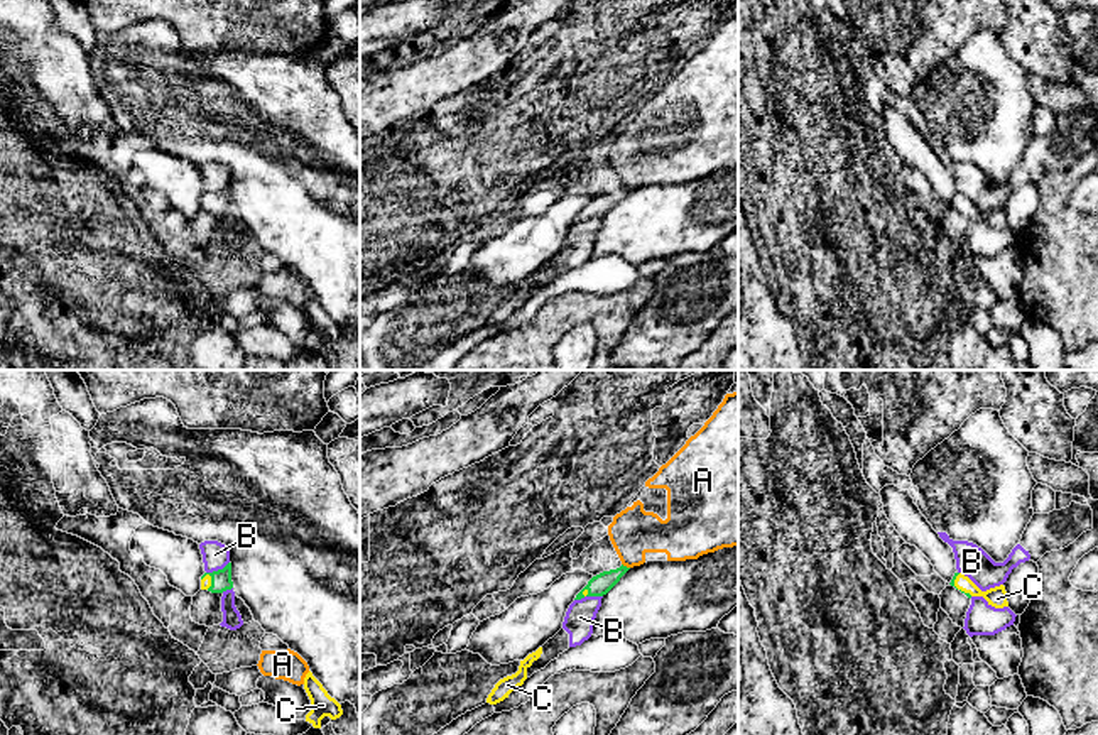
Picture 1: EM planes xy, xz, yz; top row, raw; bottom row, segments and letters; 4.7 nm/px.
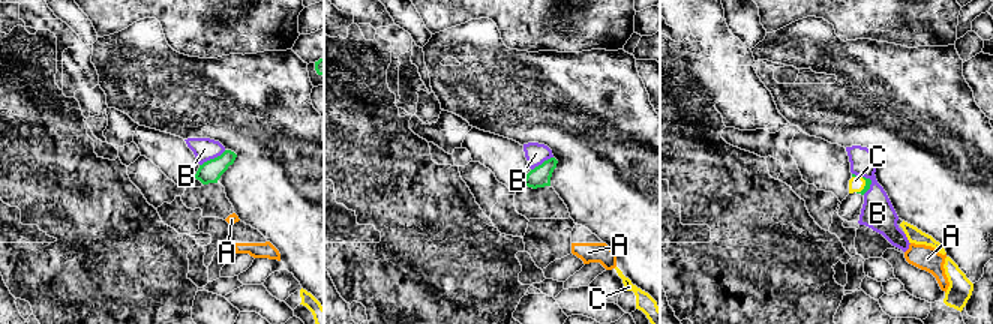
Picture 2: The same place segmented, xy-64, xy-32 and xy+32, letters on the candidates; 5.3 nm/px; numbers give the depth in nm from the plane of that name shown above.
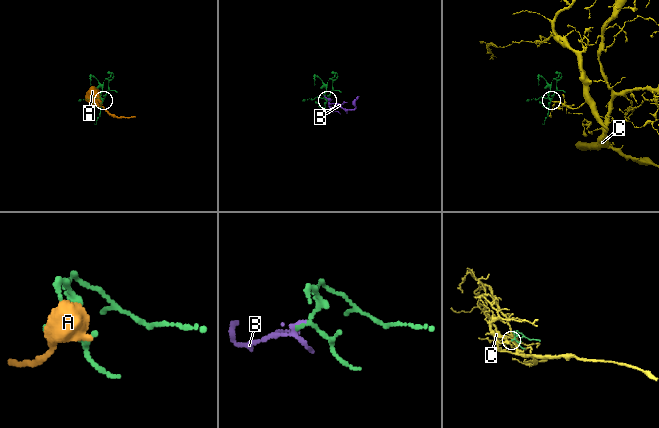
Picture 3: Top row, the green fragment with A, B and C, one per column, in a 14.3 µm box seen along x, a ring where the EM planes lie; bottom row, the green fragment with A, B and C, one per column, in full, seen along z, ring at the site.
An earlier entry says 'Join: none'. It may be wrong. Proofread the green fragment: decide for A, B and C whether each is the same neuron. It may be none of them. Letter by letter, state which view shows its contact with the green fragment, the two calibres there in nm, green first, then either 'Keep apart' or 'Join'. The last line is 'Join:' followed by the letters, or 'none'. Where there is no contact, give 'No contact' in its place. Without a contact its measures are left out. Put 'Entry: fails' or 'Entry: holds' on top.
Entry: fails
A: Touches green in xz. Thickness 100 nm (green) against 220 nm. Keep apart
B: Touches green in xz. Thickness 100 nm (green) against 140 nm. Keep apart
C: Touches green in yz. Thickness 20 nm (green) against 100 nm. Join
Join: C

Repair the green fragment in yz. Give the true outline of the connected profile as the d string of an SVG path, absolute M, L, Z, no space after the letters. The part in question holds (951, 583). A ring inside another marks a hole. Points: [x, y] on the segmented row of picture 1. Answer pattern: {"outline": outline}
{"outline": "M954 573L949 585L965 593L968 598L983 596L988 605L995 608L1008 607L1007 591L1003 585L981 591L968 576L961 573Z"}

